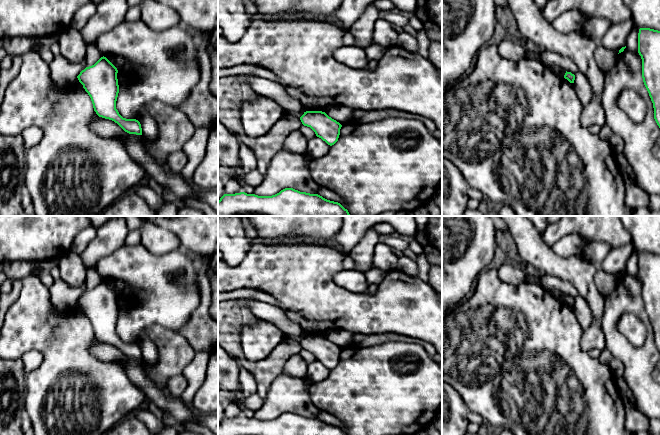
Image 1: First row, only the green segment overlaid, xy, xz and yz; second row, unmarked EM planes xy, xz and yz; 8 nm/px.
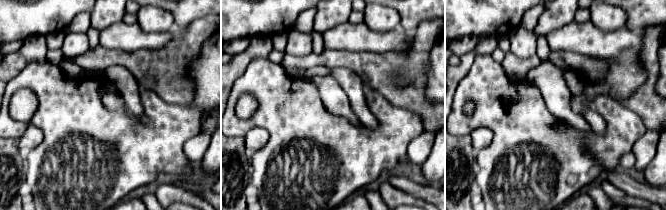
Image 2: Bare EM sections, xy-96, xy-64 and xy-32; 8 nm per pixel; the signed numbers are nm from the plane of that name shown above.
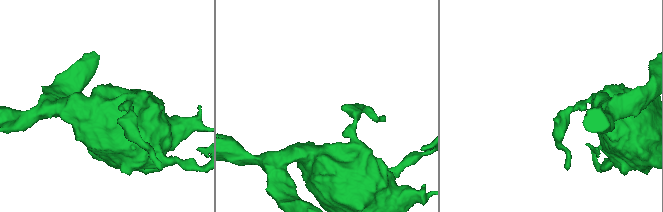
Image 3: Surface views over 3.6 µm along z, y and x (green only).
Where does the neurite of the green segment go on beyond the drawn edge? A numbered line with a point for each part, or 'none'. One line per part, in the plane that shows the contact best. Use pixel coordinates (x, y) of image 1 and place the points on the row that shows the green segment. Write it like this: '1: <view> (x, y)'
none

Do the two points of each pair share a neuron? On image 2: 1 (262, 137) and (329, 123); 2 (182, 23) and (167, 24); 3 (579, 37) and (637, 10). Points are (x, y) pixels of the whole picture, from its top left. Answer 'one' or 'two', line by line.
1: two
2: two
3: two

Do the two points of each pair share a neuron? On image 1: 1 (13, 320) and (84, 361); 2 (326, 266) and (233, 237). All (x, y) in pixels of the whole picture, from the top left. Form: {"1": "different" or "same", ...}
{"1": "same", "2": "different"}

